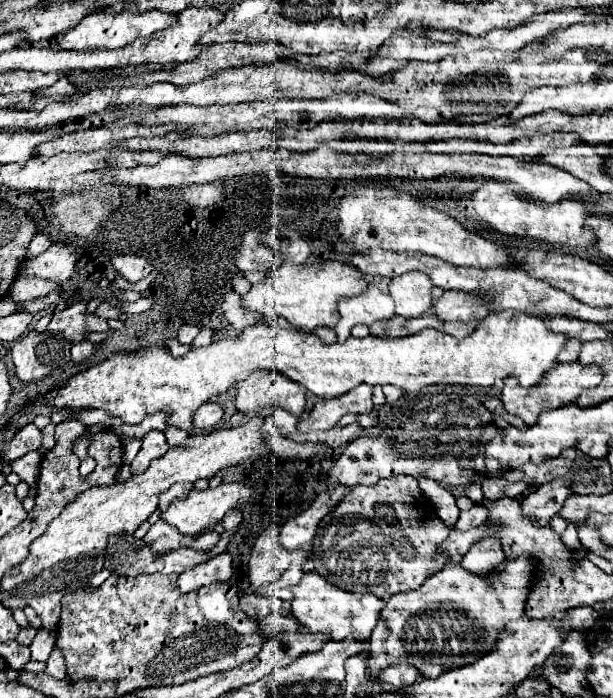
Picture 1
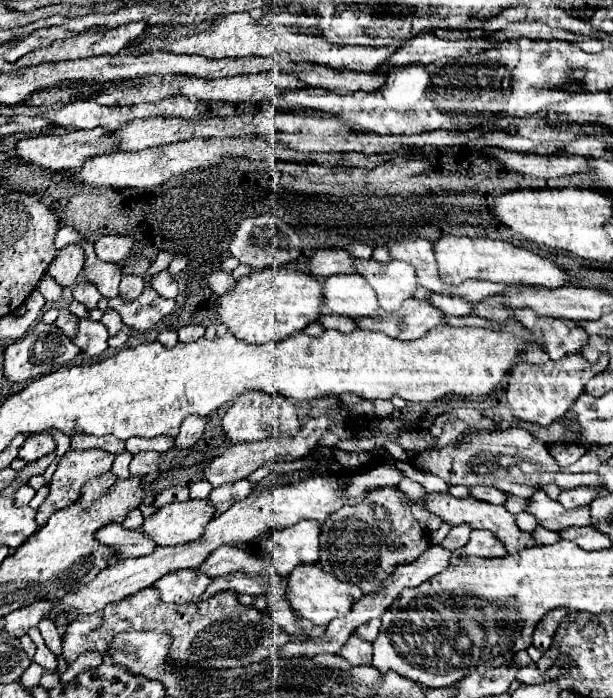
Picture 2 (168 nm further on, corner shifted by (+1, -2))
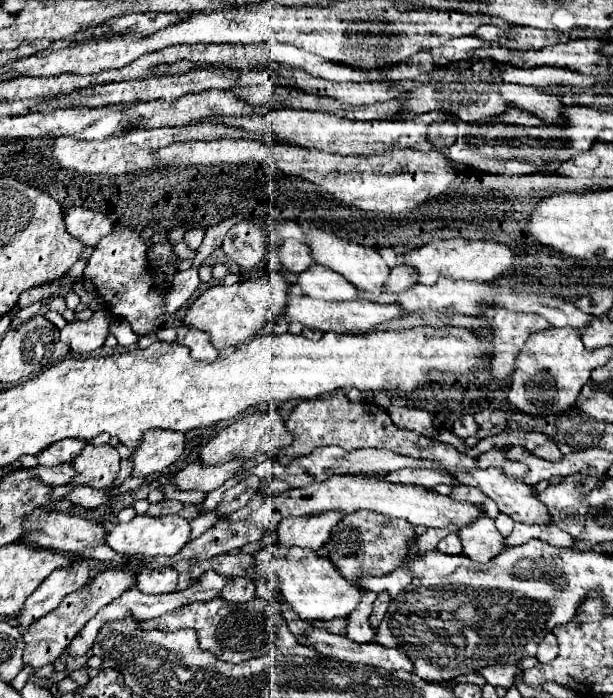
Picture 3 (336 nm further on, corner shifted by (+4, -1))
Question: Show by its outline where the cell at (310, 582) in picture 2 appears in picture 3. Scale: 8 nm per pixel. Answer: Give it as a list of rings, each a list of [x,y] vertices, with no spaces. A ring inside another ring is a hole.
[[[268,546],[256,554],[256,566],[260,566],[264,574],[272,572],[278,576],[282,598],[304,620],[332,620],[336,616],[348,616],[360,602],[360,590],[346,582],[334,570],[332,562],[318,556],[314,550],[300,550],[298,546],[292,546],[292,550],[284,546]]]

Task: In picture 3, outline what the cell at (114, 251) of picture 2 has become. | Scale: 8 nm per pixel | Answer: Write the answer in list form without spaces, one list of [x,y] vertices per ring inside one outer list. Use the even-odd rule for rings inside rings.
[[[72,206],[66,210],[66,228],[68,232],[82,240],[86,246],[96,246],[106,234],[112,232],[112,222],[104,212]]]

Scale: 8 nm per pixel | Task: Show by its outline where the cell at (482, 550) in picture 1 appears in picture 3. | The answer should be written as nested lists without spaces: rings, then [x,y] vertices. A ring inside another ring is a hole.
[[[480,514],[476,522],[460,528],[458,536],[462,540],[464,554],[474,562],[488,562],[506,548],[504,536],[496,530],[494,520],[484,514]]]

